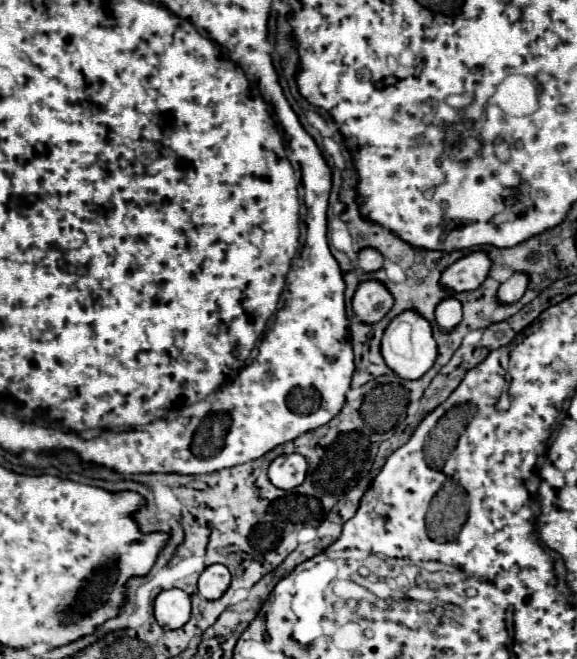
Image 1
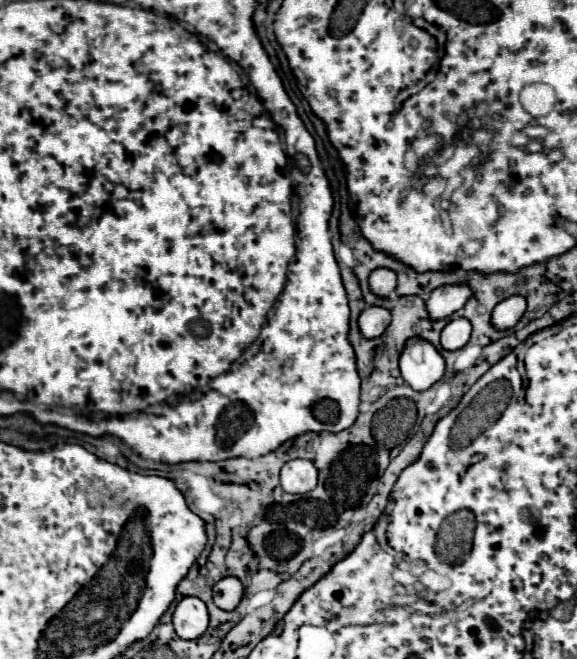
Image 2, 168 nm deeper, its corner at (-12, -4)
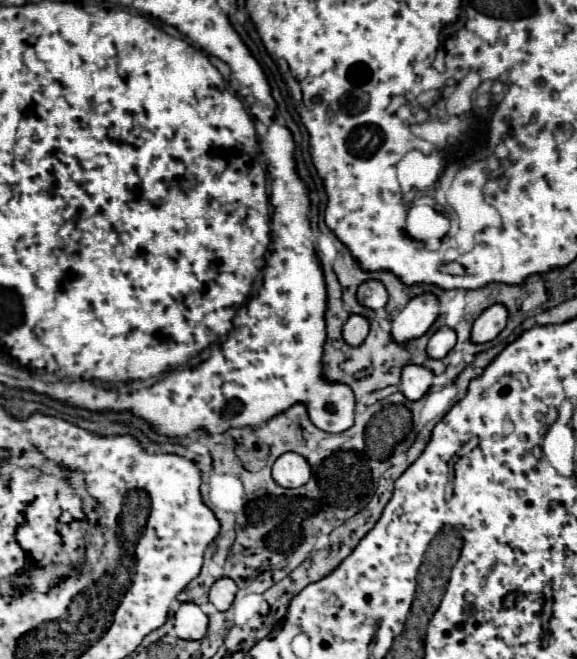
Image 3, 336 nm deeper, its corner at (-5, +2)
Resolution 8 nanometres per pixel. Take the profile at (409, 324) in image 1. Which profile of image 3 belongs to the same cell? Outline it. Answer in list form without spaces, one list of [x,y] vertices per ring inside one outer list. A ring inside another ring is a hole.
[[[409,363],[401,371],[401,385],[399,385],[399,389],[405,393],[407,399],[417,401],[429,391],[431,379],[433,379],[433,371],[431,369],[423,367],[423,365]]]

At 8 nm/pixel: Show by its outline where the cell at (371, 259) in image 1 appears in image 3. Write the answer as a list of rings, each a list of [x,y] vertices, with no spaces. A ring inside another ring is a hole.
[[[365,281],[357,289],[357,299],[369,309],[383,309],[387,303],[387,289],[381,281]]]

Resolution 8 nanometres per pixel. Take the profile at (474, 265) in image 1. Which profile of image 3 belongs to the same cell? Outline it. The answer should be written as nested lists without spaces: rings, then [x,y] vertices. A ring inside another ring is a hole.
[[[423,293],[413,297],[405,309],[397,313],[391,321],[391,333],[397,343],[421,337],[439,315],[439,299],[433,293]]]

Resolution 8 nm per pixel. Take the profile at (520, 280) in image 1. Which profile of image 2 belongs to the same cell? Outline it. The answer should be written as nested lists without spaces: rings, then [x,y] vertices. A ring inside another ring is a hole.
[[[512,295],[494,307],[490,323],[498,331],[512,329],[520,321],[524,311],[526,311],[526,299],[520,295]]]

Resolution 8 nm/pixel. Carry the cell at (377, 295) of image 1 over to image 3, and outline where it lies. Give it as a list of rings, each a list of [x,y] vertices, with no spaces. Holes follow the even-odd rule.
[[[351,315],[343,325],[343,339],[349,345],[361,345],[369,333],[369,321],[363,315]]]

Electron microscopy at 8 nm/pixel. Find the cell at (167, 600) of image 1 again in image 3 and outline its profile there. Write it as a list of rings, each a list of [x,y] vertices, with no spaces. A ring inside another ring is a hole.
[[[179,603],[175,611],[175,633],[181,639],[201,639],[207,633],[207,615],[195,603]]]

